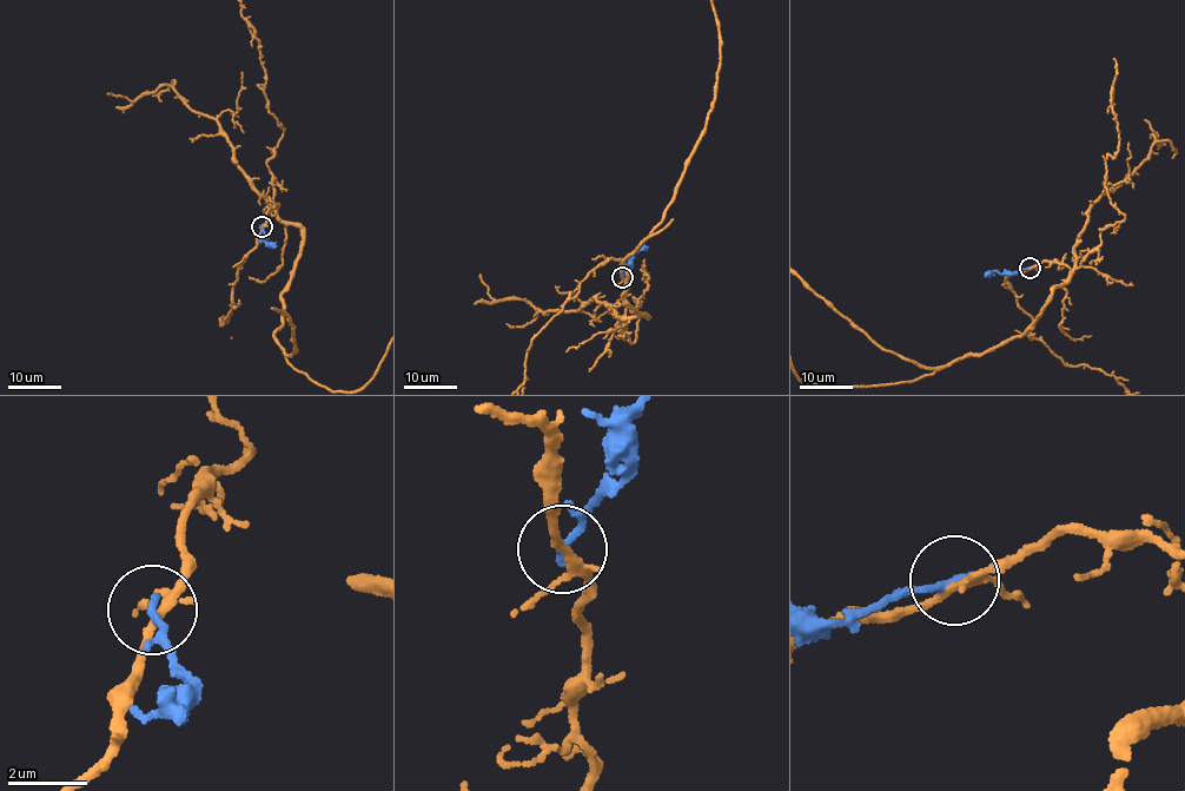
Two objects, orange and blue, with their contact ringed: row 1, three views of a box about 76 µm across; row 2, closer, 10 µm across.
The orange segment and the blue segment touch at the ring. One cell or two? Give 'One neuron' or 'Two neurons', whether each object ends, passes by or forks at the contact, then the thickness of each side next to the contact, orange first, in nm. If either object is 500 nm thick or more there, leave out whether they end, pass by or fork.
Two neurons. At the ring orange forks. At the ring blue ends. Thickness 180 nm (orange) against 200 nm

